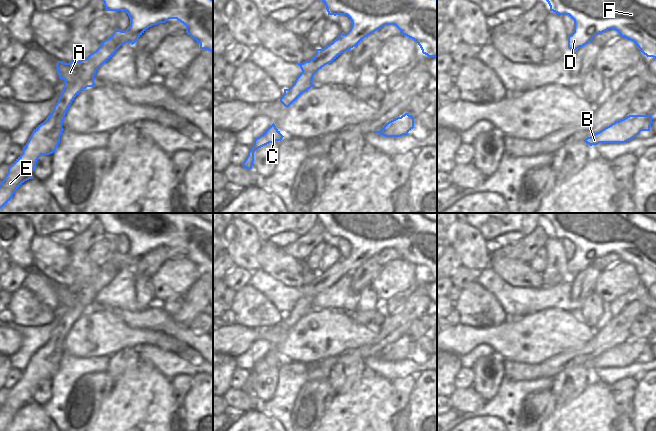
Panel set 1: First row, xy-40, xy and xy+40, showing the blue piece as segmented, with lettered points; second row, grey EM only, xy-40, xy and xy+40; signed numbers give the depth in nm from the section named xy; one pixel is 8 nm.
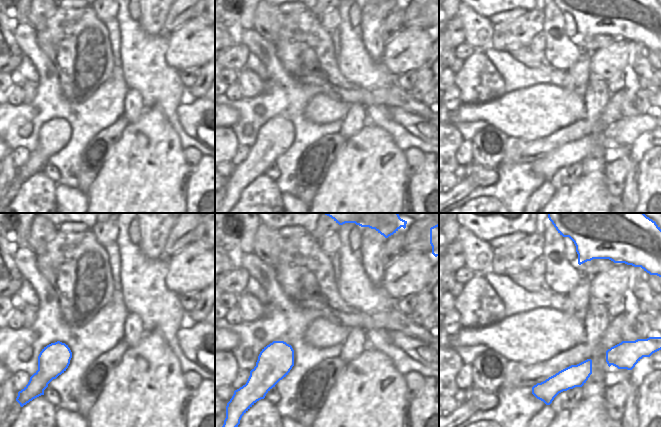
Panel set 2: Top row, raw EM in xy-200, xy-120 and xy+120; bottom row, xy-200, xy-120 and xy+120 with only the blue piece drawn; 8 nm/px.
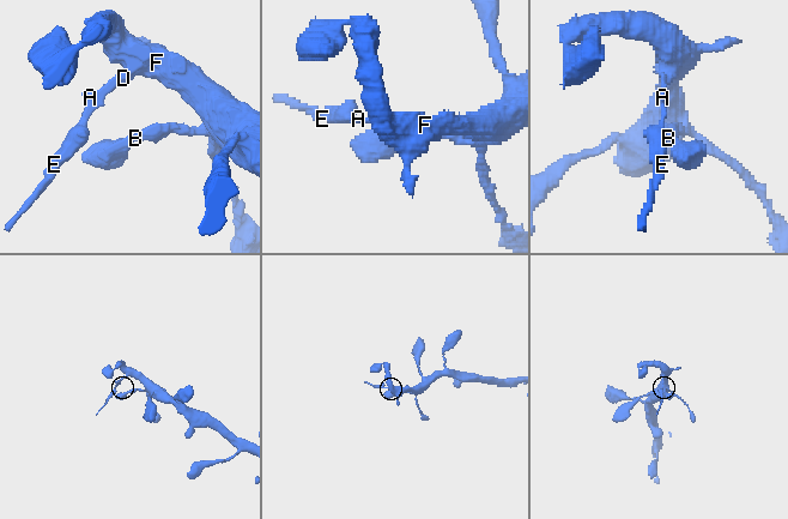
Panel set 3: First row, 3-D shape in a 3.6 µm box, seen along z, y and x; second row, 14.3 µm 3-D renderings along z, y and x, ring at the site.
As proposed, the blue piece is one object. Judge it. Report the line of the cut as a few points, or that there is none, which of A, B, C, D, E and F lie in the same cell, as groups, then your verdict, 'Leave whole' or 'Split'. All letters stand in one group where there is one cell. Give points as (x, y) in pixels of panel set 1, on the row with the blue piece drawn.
Split along xy-40 (58, 100), (63, 100), (67, 107). Groups: A B D F / C E. Split.

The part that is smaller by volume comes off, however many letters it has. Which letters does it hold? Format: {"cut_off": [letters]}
{"cut_off": ["C", "E"]}

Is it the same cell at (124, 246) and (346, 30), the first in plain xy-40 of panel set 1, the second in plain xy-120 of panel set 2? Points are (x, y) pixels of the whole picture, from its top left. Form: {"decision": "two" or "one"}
{"decision": "two"}

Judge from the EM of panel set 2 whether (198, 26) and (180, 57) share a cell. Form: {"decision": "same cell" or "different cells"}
{"decision": "same cell"}

